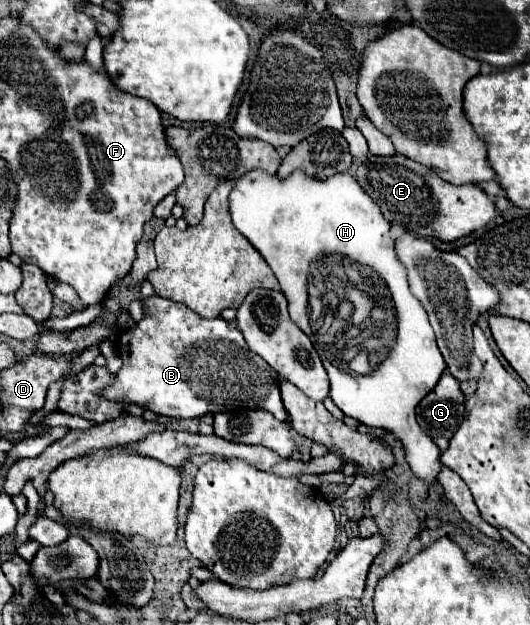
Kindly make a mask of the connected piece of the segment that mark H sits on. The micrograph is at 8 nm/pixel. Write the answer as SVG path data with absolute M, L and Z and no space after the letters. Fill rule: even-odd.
M248 171L234 183L230 193L230 215L234 227L254 245L264 261L274 271L282 293L288 299L288 311L292 321L314 341L314 347L330 375L330 397L344 411L368 427L380 427L390 431L404 445L408 465L420 481L434 485L442 469L440 449L416 423L416 405L430 393L446 363L436 347L436 337L422 303L412 297L408 289L406 269L396 257L394 239L390 237L390 223L384 219L380 207L360 189L356 179L344 171L330 179L314 179L292 171L288 177L266 175L266 171ZM326 253L344 255L360 265L372 267L382 279L386 289L372 293L380 299L380 309L372 309L372 315L362 325L350 323L340 333L318 335L310 325L308 313L308 275L310 263L318 261ZM380 347L388 347L386 359L368 375L352 375L336 363L336 357L356 357L366 351L368 355L380 355Z

